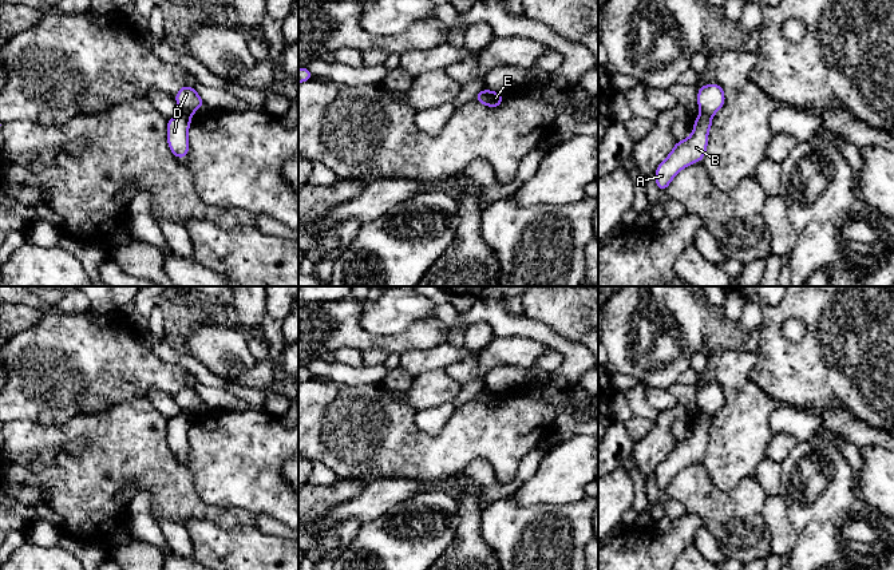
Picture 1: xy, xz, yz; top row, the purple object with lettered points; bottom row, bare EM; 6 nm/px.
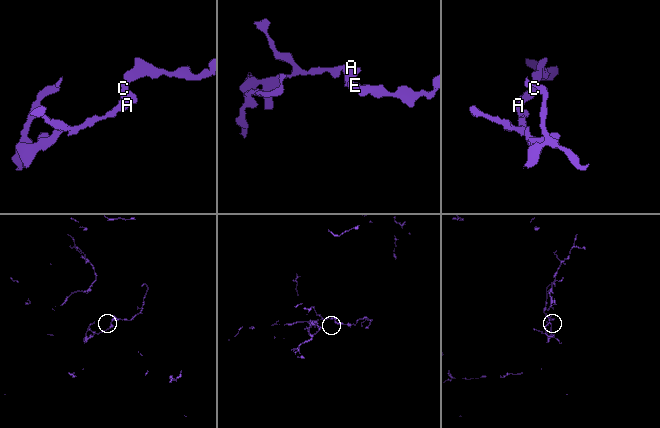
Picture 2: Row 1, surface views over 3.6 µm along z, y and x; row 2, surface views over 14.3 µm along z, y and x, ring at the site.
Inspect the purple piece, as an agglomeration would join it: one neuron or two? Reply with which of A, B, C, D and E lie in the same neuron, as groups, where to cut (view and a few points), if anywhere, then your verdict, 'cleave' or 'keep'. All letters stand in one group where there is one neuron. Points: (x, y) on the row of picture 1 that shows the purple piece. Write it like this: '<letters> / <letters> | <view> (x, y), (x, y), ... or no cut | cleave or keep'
A B C / D E | yz (701, 111), (712, 115) | cleave

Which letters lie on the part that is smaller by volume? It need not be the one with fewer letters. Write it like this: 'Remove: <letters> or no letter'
Remove: D, E

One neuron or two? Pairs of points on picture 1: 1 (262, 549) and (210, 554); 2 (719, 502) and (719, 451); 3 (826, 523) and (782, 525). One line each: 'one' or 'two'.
1: one
2: two
3: two

